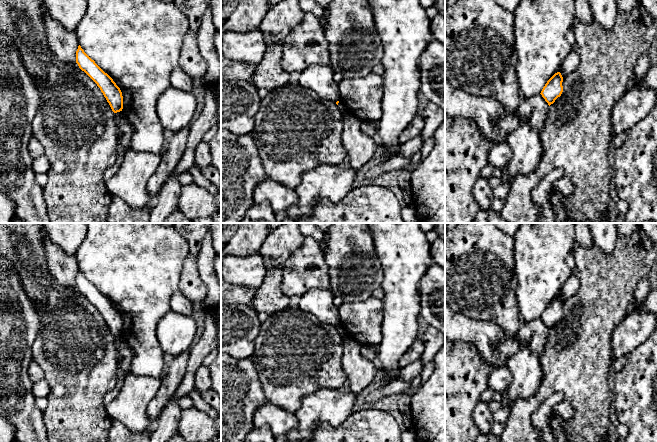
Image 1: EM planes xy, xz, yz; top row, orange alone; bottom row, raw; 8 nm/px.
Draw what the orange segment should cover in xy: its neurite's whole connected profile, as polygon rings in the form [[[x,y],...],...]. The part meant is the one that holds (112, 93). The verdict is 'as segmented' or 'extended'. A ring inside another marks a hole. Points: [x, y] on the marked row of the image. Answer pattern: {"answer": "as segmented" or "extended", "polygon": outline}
{"answer": "extended", "polygon": [[[81,48],[76,51],[76,63],[100,88],[112,111],[115,113],[115,123],[119,130],[119,142],[127,150],[131,148],[134,127],[127,121],[123,109],[123,96],[113,79],[105,73]]]}

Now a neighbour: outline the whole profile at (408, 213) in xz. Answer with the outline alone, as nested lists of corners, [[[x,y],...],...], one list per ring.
[[[411,206],[401,208],[401,217],[405,223],[416,223],[418,222],[418,216],[416,209]]]

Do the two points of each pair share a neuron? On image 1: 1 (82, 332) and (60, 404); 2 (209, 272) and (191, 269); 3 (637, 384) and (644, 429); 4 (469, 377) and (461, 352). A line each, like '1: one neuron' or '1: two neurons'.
1: one neuron
2: two neurons
3: one neuron
4: one neuron

